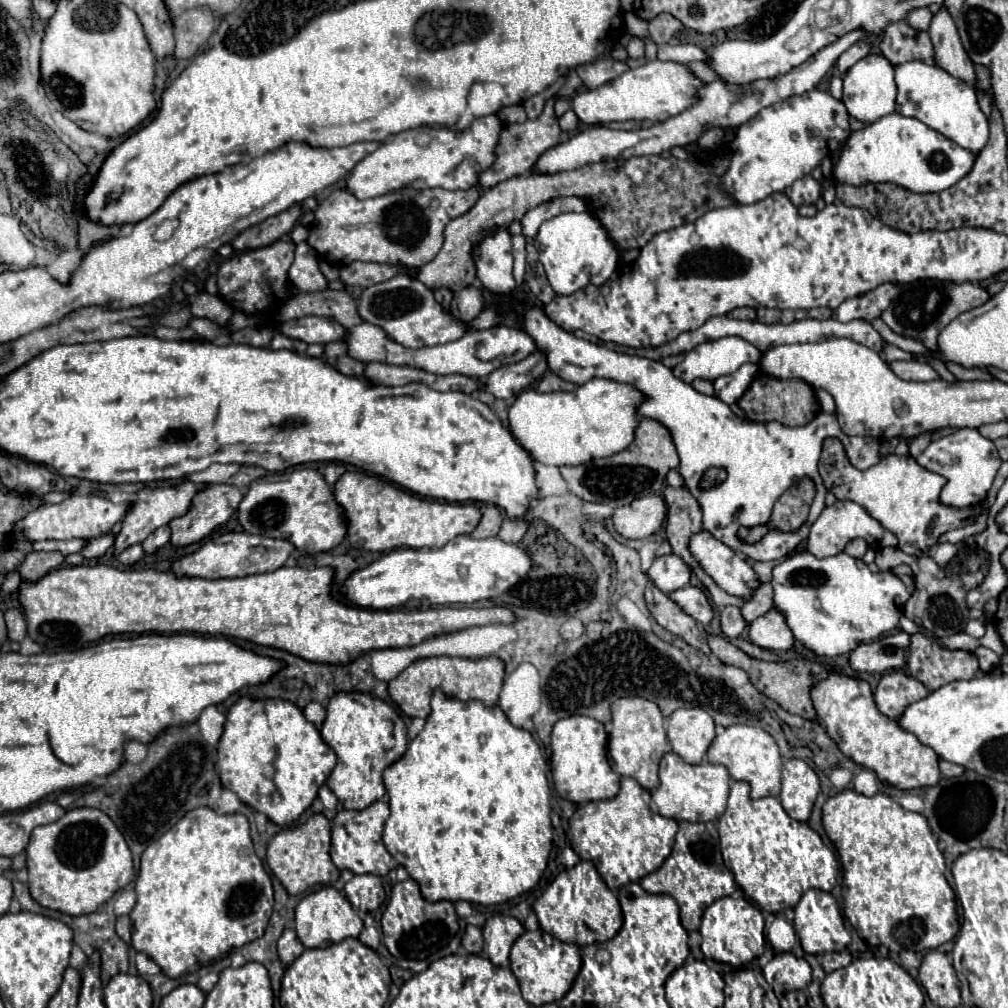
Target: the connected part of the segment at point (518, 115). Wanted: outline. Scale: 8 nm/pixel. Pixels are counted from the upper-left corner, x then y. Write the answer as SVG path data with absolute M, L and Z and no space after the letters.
M509 105L509 107L503 107L497 117L503 121L503 123L521 123L527 119L527 113L521 105Z

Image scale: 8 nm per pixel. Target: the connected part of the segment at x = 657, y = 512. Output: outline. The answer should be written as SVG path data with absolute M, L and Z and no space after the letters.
M647 495L645 499L635 499L631 505L617 507L613 525L627 539L645 539L661 529L665 517L667 507L663 497Z

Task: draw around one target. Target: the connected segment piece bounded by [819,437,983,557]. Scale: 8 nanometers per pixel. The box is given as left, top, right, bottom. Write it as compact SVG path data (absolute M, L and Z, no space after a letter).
M827 439L823 443L823 453L819 459L819 473L825 481L827 491L837 499L849 499L859 503L873 515L885 529L893 531L899 539L899 549L907 555L925 555L929 547L947 531L973 525L983 513L983 503L971 507L951 507L943 505L939 495L947 479L943 475L931 473L921 467L911 455L887 455L877 465L861 471L853 467L839 439Z

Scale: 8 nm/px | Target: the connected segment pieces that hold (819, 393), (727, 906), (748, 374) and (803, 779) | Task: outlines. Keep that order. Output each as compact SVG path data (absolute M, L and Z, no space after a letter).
M815 389L815 397L817 397L823 413L835 413L835 401L833 401L831 393L827 393L825 389Z
M721 897L721 899L713 901L701 917L699 933L701 933L703 955L707 959L713 959L713 961L719 961L719 963L729 963L733 967L749 963L755 957L761 957L763 949L765 949L763 915L761 915L757 905L753 905L751 901L747 901L743 897L739 897L739 899Z
M745 363L741 365L735 373L729 375L721 375L713 381L715 387L715 397L719 397L723 403L731 405L737 403L739 397L749 389L749 385L753 383L755 375L759 373L759 365L757 363Z
M789 759L781 775L781 803L789 817L807 821L819 793L819 777L803 759Z

